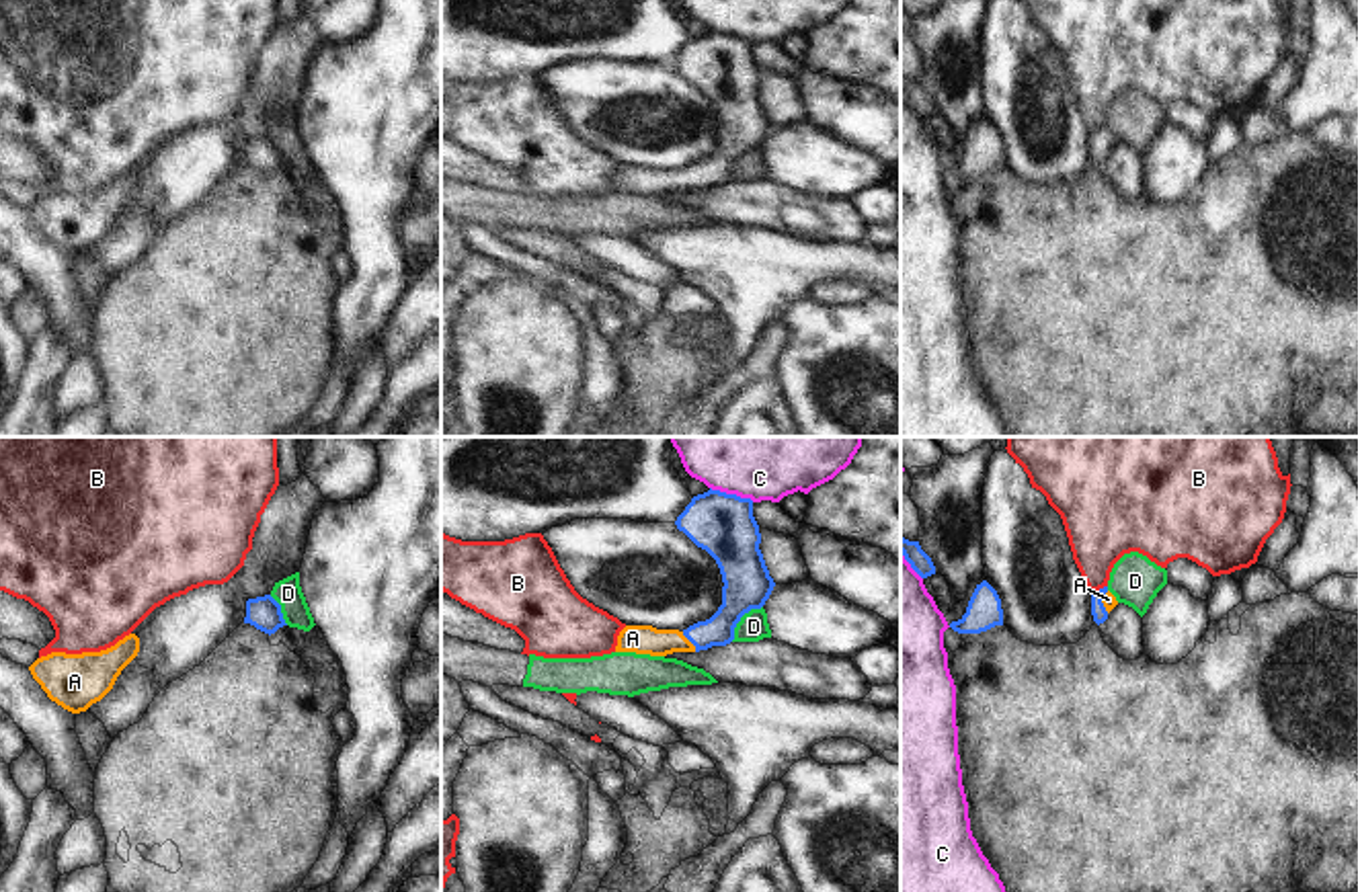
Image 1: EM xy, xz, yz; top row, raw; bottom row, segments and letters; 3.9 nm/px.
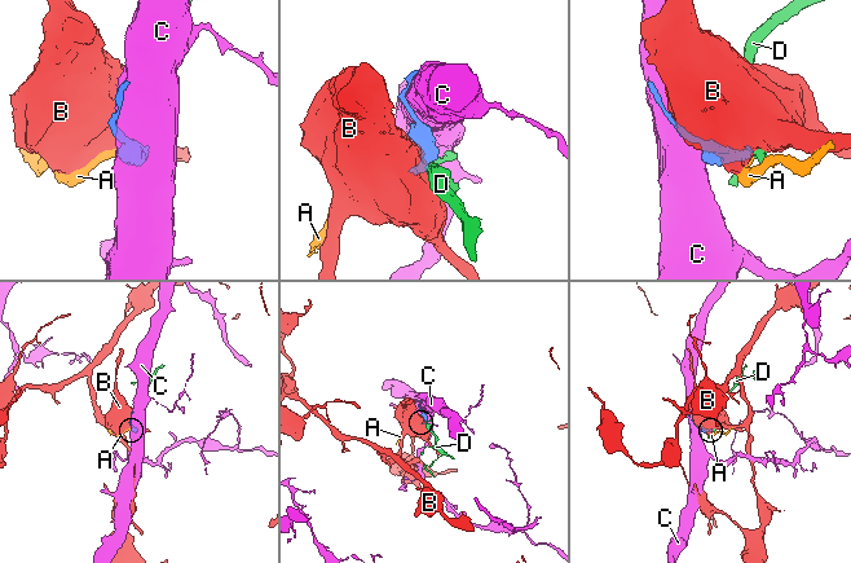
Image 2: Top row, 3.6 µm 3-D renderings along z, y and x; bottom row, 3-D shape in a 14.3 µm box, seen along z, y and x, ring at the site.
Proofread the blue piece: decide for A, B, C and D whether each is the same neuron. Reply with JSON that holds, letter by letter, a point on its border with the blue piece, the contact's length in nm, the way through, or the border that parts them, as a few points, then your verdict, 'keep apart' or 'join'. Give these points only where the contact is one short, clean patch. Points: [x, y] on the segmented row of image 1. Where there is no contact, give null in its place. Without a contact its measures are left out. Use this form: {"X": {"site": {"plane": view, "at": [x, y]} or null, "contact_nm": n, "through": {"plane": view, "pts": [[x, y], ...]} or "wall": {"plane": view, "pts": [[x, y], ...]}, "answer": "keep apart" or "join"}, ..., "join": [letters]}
{"A": {"site": {"plane": "xz", "at": [690, 640]}, "contact_nm": 100, "through": {"plane": "xz", "pts": [[737, 597], [706, 634], [690, 640], [632, 638]]}, "answer": "join"}, "B": {"site": {"plane": "yz", "at": [1100, 589]}, "contact_nm": 80, "wall": {"plane": "yz", "pts": [[1106, 585], [1092, 595]]}, "answer": "keep apart"}, "C": {"site": {"plane": "xz", "at": [733, 495]}, "contact_nm": 190, "answer": "keep apart"}, "D": {"site": {"plane": "xz", "at": [739, 620]}, "contact_nm": 190, "wall": {"plane": "xz", "pts": [[762, 605], [741, 618], [731, 640]]}, "answer": "keep apart"}, "join": ["A"]}

